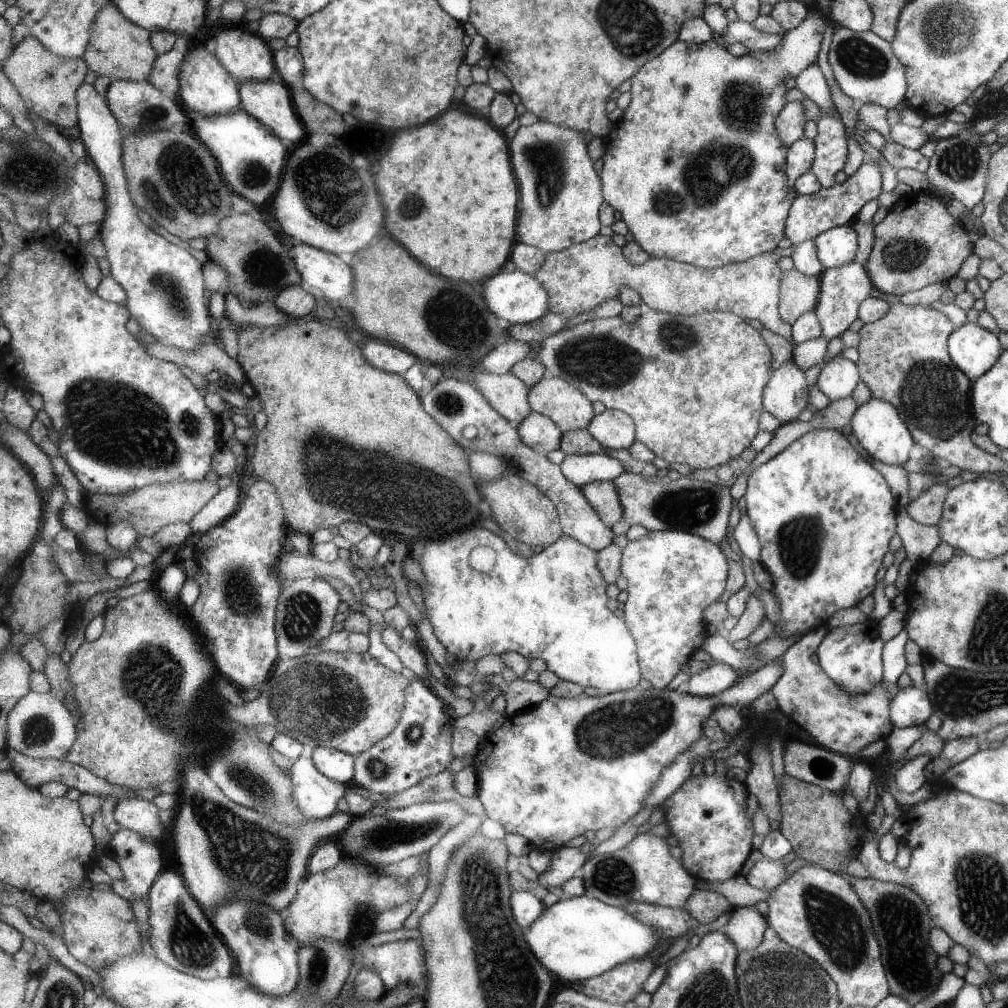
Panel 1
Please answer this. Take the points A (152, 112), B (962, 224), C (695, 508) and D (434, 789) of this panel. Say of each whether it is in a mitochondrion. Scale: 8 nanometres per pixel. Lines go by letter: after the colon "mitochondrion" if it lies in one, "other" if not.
A: mitochondrion
B: other
C: mitochondrion
D: mitochondrion

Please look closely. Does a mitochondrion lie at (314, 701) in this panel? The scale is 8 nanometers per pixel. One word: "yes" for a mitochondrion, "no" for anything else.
yes

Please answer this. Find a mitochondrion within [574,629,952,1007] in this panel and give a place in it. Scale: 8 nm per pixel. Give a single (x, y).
(897, 914)

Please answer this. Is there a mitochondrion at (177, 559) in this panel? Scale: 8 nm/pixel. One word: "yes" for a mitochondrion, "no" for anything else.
no

